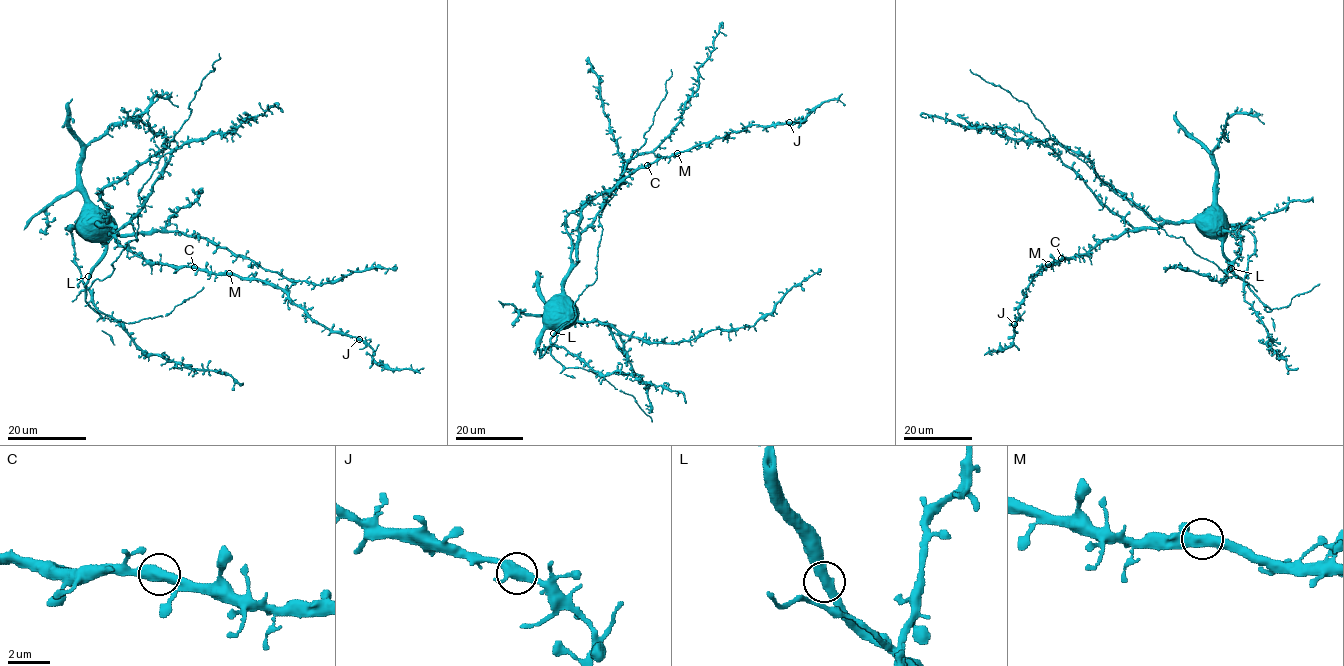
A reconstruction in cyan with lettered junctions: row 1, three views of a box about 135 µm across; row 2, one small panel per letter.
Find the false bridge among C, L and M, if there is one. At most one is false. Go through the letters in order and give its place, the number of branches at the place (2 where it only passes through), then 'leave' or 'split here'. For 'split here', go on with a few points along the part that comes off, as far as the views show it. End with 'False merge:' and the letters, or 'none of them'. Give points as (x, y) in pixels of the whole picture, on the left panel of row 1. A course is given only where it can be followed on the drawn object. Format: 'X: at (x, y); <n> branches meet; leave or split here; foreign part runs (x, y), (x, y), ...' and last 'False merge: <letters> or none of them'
C: at (194, 267); 2 branches meet; leave
L: at (88, 276); 2 branches meet; leave
M: at (229, 273); 2 branches meet; leave
False merge: none of them

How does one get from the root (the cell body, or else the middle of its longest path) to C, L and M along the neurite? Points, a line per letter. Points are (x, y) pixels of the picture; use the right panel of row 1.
C: (1204, 220), (1196, 216), (1191, 220), (1163, 222), (1157, 227), (1126, 230), (1101, 240), (1088, 253), (1061, 258)
L: (1204, 220), (1204, 225), (1221, 241), (1222, 253), (1231, 268)
M: (1204, 220), (1196, 216), (1163, 222), (1157, 227), (1126, 230), (1101, 240), (1088, 253), (1048, 264)

